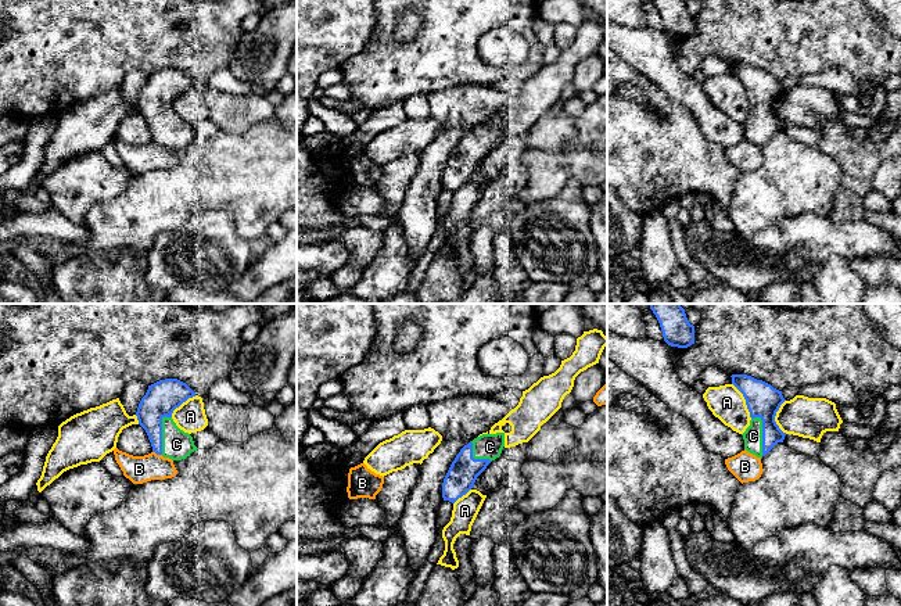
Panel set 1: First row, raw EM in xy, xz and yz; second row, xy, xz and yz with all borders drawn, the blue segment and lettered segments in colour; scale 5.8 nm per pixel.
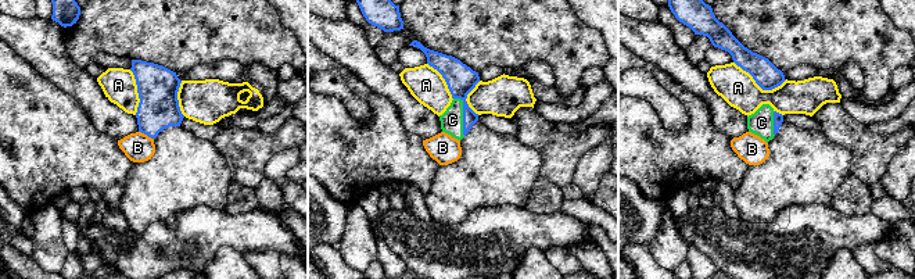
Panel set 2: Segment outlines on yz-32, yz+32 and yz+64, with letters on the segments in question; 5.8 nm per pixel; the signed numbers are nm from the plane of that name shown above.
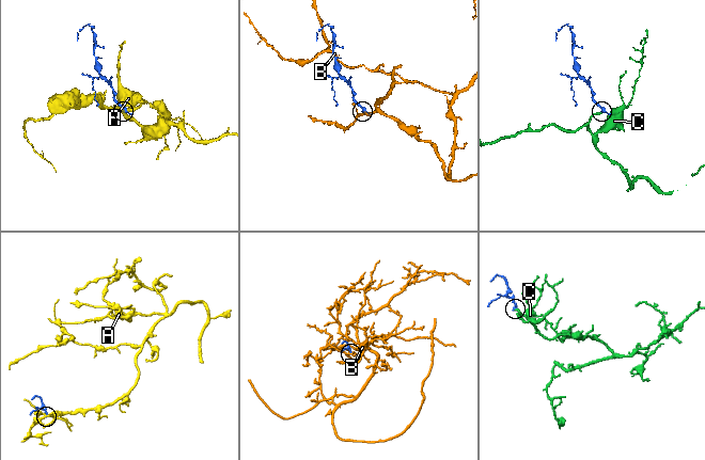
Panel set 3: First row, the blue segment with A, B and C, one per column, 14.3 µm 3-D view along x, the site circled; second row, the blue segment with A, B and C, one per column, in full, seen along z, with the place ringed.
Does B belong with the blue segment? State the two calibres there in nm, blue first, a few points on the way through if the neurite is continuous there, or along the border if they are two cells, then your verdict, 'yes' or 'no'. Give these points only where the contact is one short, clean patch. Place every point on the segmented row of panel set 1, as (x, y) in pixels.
160 nm thick on the blue side, 160 nm on the other; border along xy (153, 451), (161, 455); no

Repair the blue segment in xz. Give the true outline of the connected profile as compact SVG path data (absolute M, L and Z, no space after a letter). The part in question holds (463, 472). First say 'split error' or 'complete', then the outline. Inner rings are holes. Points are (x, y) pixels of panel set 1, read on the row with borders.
split error; M505 433L482 434L464 445L444 478L444 501L455 503L466 495L487 466L500 456L503 447Z

